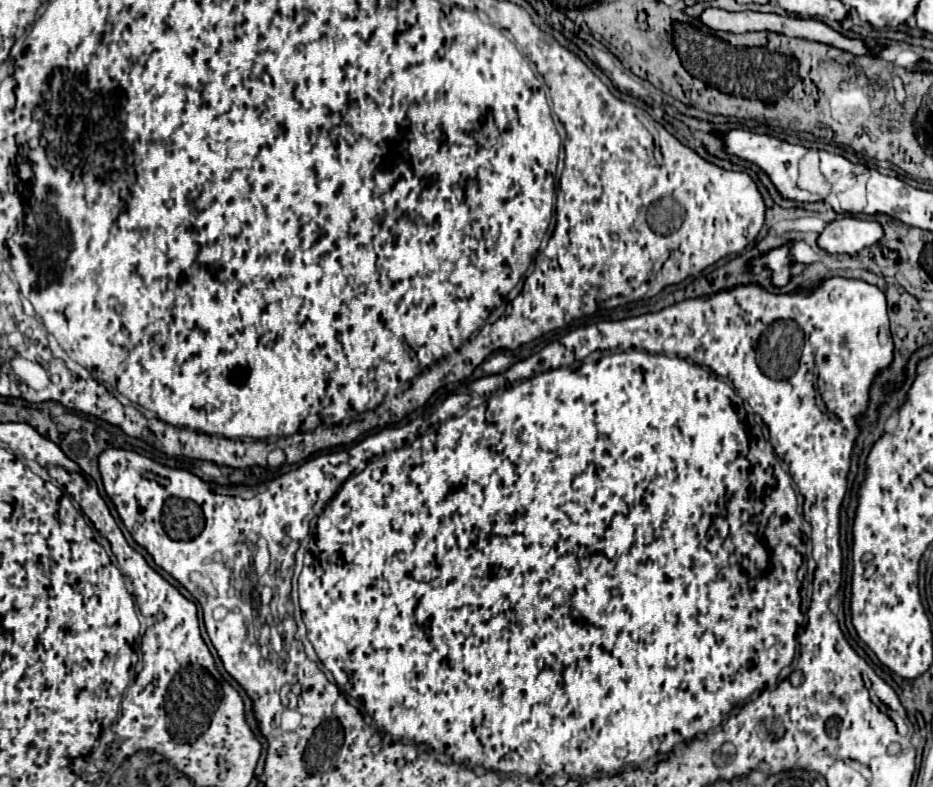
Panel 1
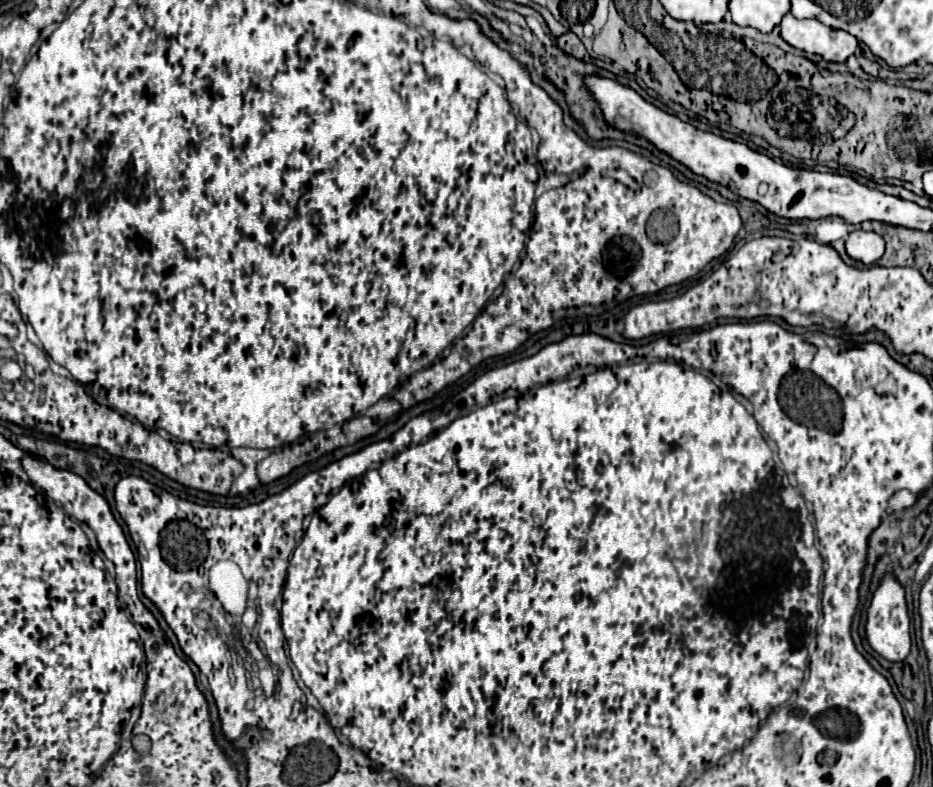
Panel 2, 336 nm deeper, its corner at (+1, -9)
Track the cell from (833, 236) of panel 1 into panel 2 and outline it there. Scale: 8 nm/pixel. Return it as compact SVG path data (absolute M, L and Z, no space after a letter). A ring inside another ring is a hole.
M854 230L846 240L846 252L852 260L860 260L862 264L870 266L884 254L884 238L876 232Z

